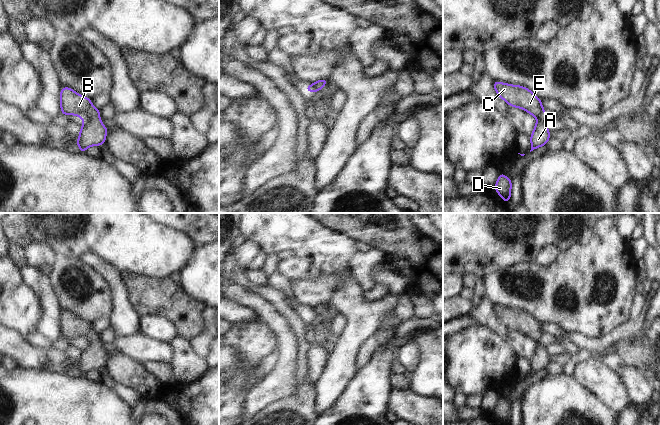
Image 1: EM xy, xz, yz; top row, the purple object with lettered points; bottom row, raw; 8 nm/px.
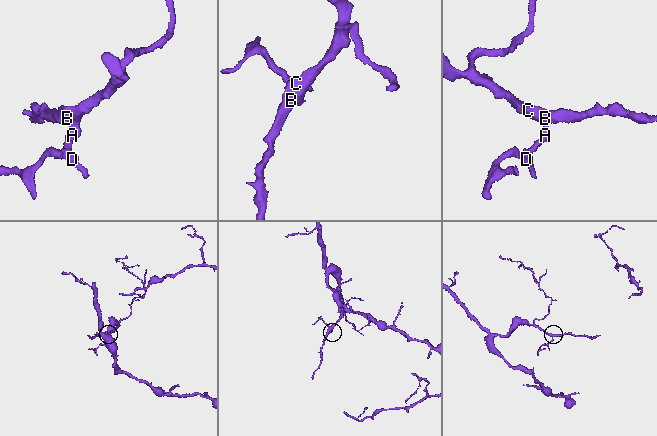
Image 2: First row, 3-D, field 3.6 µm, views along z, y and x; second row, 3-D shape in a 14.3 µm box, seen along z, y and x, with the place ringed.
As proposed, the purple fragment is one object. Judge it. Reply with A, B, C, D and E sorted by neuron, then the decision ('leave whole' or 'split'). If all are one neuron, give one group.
groups A B C D E; leave whole

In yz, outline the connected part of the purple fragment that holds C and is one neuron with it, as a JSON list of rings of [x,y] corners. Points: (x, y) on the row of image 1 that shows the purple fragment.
[[[494,81],[494,89],[498,96],[511,107],[522,108],[538,121],[530,136],[531,151],[546,145],[550,139],[550,131],[546,126],[546,112],[539,99],[531,90],[520,86]]]

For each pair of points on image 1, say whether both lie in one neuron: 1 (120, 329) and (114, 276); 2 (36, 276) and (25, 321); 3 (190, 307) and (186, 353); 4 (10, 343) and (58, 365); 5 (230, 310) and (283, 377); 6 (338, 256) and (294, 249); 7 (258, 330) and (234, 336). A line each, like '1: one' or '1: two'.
1: one
2: two
3: two
4: one
5: two
6: one
7: one

